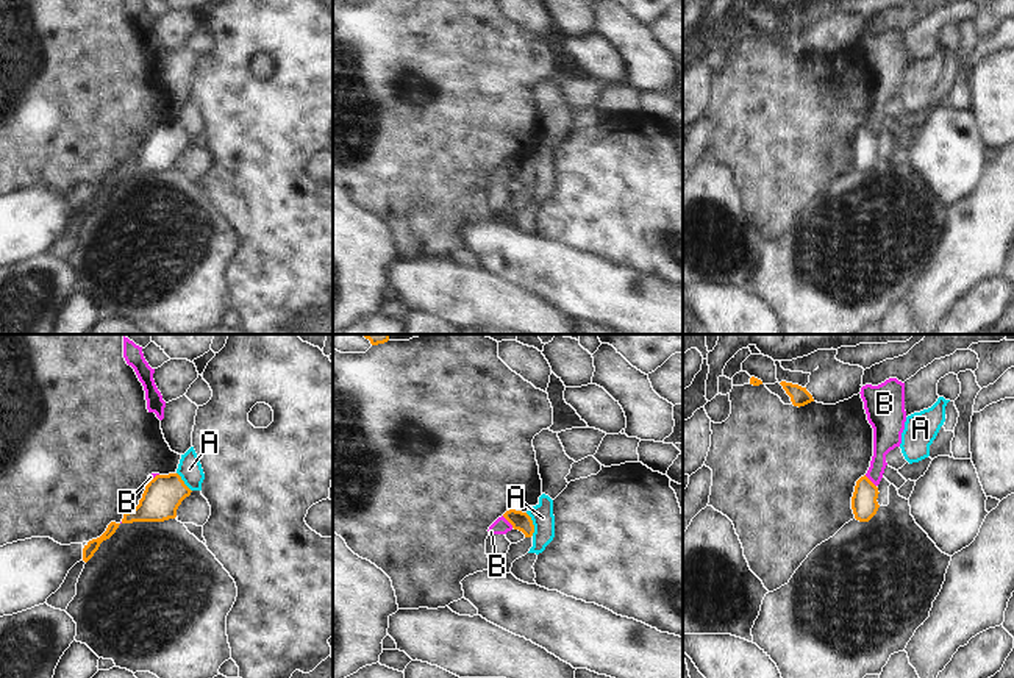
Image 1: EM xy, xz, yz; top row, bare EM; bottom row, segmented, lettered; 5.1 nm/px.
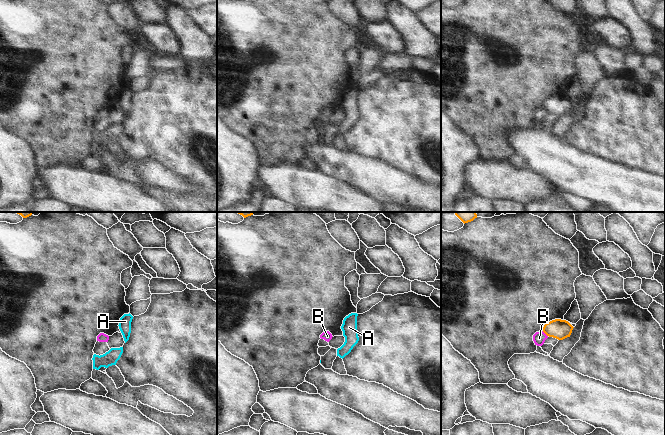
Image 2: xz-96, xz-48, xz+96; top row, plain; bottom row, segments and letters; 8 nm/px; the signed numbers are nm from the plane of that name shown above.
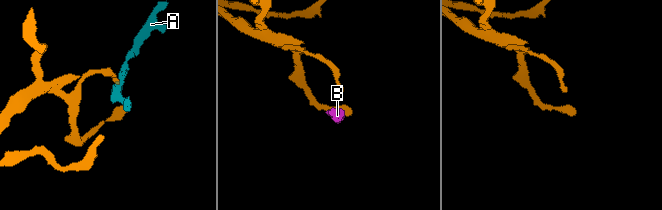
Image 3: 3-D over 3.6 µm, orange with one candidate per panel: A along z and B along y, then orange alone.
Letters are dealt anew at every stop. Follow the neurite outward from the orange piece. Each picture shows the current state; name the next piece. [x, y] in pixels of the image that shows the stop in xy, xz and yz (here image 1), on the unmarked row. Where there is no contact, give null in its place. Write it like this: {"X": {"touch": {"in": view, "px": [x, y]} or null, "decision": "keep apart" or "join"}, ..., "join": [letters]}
{"A": {"touch": {"in": "xz", "px": [531, 174]}, "decision": "keep apart"}, "B": {"touch": {"in": "xz", "px": [508, 171]}, "decision": "keep apart"}, "join": []}

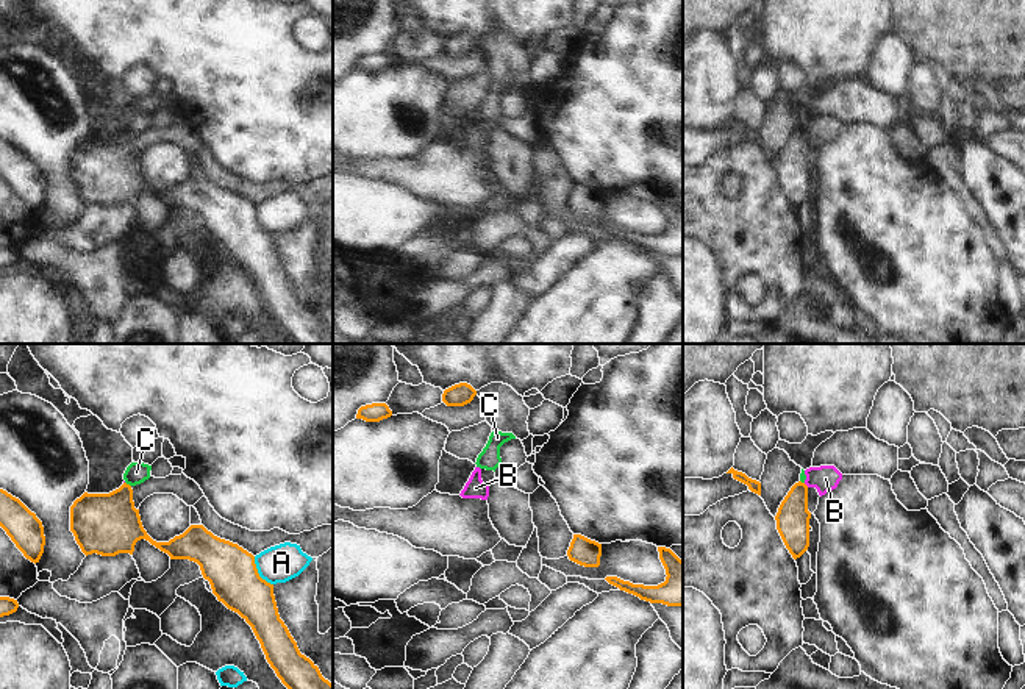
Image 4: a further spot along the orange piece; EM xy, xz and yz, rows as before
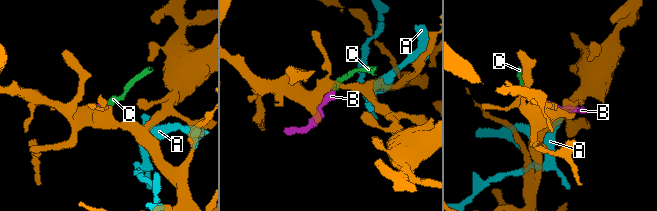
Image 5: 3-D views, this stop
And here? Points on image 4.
{"A": {"touch": {"in": "xy", "px": [257, 222]}, "decision": "keep apart"}, "B": {"touch": {"in": "yz", "px": [805, 135]}, "decision": "keep apart"}, "C": {"touch": {"in": "xy", "px": [128, 135]}, "decision": "keep apart"}, "join": []}

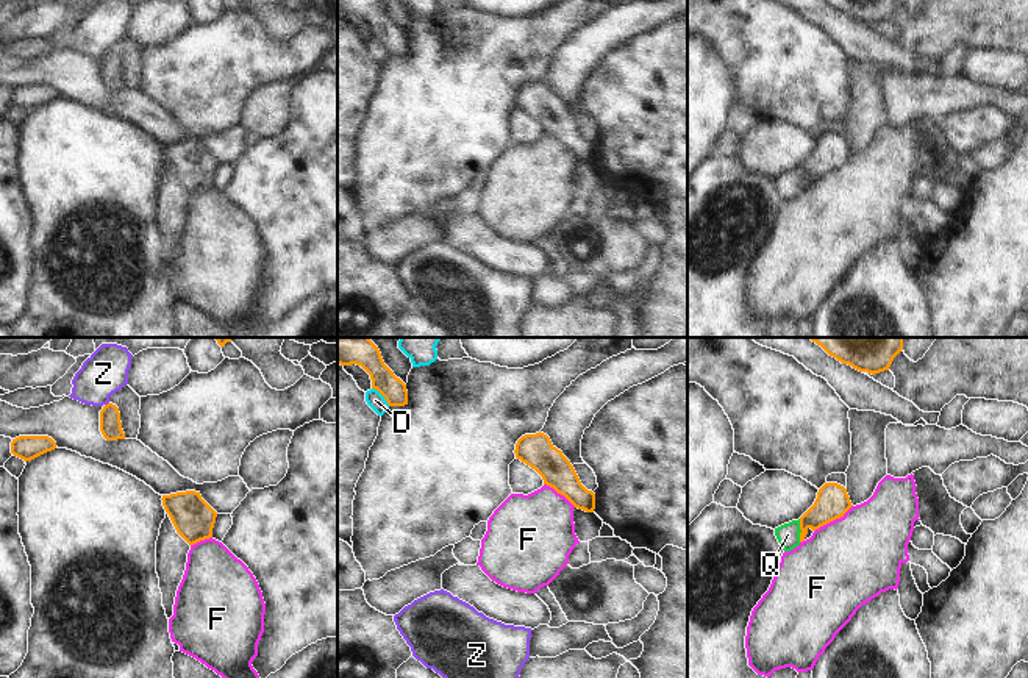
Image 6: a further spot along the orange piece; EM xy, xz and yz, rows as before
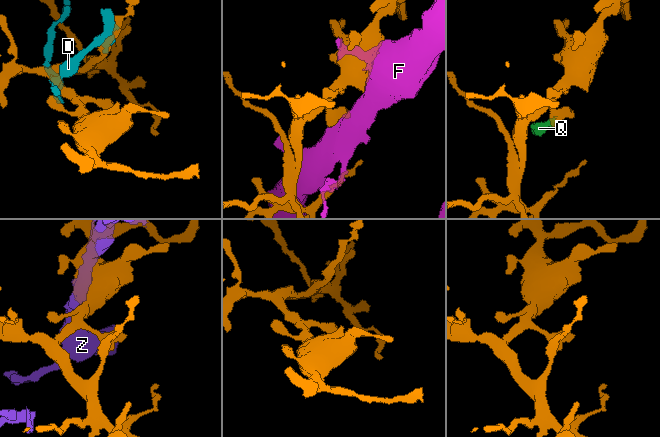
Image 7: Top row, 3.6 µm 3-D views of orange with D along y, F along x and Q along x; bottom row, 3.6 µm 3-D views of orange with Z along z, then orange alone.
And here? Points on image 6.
{"D": {"touch": {"in": "xz", "px": [381, 44]}, "decision": "keep apart"}, "F": {"touch": {"in": "yz", "px": [833, 169]}, "decision": "keep apart"}, "Q": {"touch": {"in": "yz", "px": [800, 178]}, "decision": "join"}, "Z": {"touch": {"in": "xy", "px": [108, 53]}, "decision": "keep apart"}, "join": ["Q"]}

